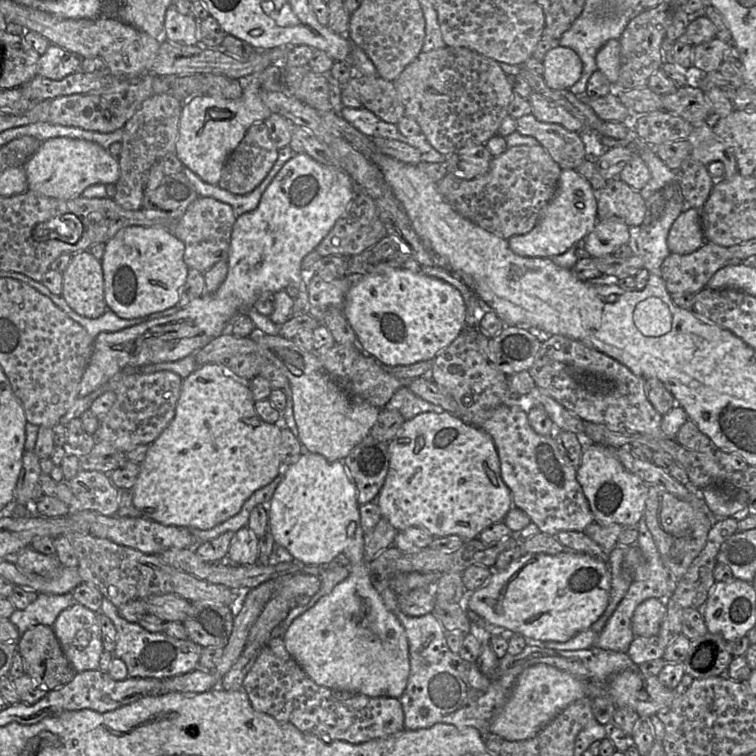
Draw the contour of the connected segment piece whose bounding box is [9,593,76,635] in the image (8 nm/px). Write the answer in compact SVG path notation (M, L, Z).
M41 593L25 609L15 610L9 620L22 635L29 628L39 624L52 627L58 615L74 603L76 601L71 593L63 595Z

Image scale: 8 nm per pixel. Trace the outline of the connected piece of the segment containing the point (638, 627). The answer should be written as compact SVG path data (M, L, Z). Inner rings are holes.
M649 598L639 604L631 619L635 637L656 636L666 615L665 605L656 598Z

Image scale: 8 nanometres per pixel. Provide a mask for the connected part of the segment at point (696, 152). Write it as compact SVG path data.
M712 122L693 125L687 140L691 144L691 157L707 166L710 162L721 161L724 165L722 179L731 179L738 172L737 160L729 148L712 129Z

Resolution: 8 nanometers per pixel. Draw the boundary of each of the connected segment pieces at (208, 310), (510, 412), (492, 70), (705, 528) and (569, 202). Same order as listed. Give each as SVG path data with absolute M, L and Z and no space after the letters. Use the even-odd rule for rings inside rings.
M295 154L283 165L263 192L257 208L235 220L227 260L227 277L218 290L213 294L203 294L195 298L186 307L172 315L116 332L99 333L93 341L93 351L81 378L78 397L92 393L125 367L174 362L195 354L223 334L227 325L238 313L253 308L253 304L263 292L274 294L289 285L295 286L299 289L299 294L294 300L292 316L308 314L307 280L301 270L302 260L327 236L336 221L346 211L353 197L354 184L340 169L322 165L307 154Z
M502 404L494 409L492 416L480 427L492 438L500 461L500 474L512 496L512 505L522 510L535 524L540 533L554 536L561 531L583 532L594 522L588 501L576 480L576 468L564 458L550 436L537 434L528 422L528 413L520 406Z
M444 47L421 52L393 81L404 107L421 128L430 145L439 153L449 155L467 144L485 144L508 115L513 91L499 63L476 51L463 47Z
M649 485L644 517L663 564L677 583L703 550L712 523L704 512L656 485Z
M562 169L553 198L544 207L535 227L523 235L508 239L510 249L523 257L551 258L581 241L597 223L596 192L575 169Z

